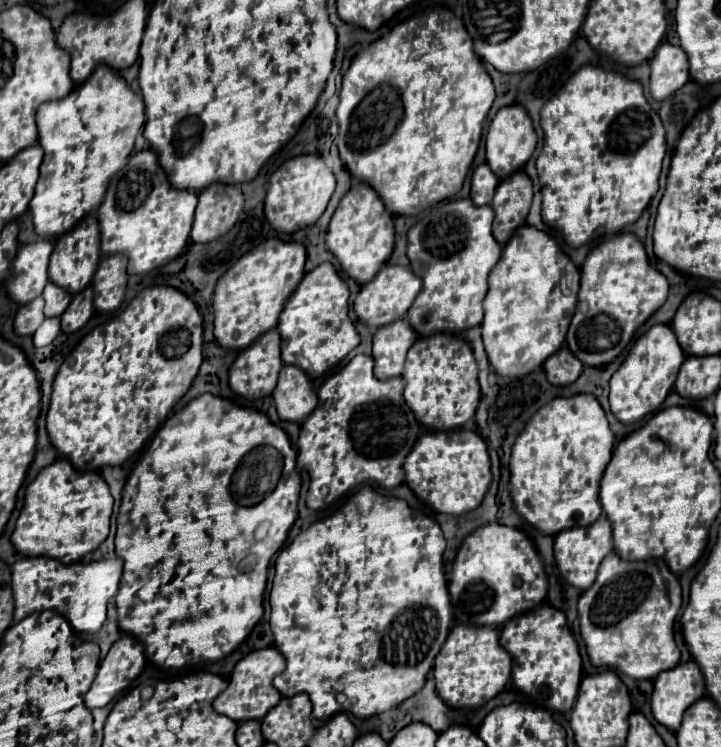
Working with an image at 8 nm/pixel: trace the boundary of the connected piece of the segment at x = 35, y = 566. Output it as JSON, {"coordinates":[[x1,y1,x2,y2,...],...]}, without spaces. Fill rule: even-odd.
{"coordinates":[[21,557,13,565,13,597,15,597,15,617,19,623,33,611,55,609,59,611,75,631,95,633,101,629,107,617,107,601,119,589,123,573,123,559,101,559,91,563,71,563,63,565,51,557]]}

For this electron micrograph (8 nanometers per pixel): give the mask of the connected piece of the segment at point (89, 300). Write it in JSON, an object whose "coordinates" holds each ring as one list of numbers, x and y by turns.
{"coordinates":[[87,287,81,293,77,293,67,307,67,311,61,315,61,329,65,333,73,333,81,329,93,315,93,289]]}

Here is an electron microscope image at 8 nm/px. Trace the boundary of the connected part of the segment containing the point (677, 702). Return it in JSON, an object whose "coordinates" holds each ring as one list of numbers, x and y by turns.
{"coordinates":[[695,661,681,663,655,677,651,711,657,723,677,731,685,709,705,695,705,679]]}

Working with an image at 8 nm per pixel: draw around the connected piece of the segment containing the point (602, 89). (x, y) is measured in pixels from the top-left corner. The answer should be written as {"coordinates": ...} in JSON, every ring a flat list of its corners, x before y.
{"coordinates":[[585,65,543,105,540,126,544,133,544,145,537,157,537,173,543,193,541,217,543,223,563,233,567,245,581,247,597,237,613,235,641,217,643,209,657,193,661,161,667,145,663,123,647,103,639,81,595,65]]}

